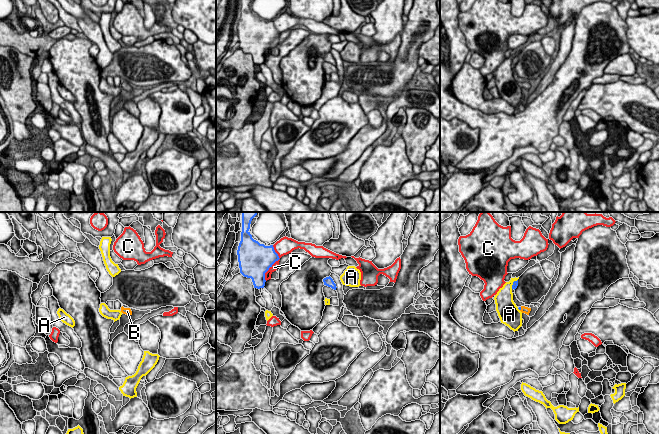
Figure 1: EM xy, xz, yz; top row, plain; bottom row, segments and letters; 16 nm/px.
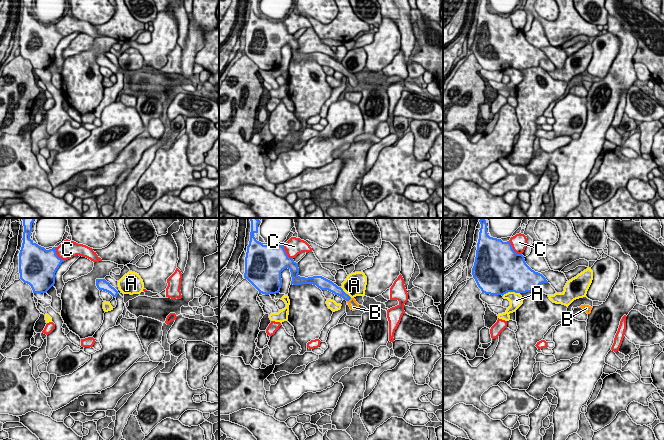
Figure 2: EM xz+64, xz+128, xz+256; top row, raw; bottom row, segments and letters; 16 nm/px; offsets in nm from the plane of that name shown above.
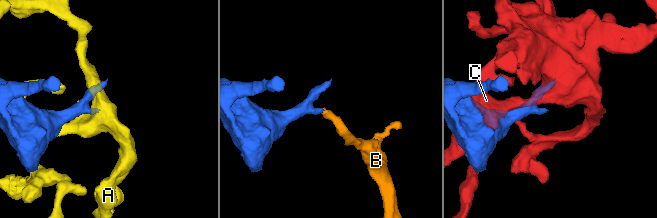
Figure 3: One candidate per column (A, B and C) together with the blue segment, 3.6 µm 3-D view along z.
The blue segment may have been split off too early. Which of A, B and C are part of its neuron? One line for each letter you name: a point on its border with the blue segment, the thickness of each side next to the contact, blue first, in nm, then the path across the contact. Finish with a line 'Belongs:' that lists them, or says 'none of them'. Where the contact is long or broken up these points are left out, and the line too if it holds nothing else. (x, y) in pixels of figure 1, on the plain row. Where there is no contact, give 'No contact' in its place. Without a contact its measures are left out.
B: Touches blue at yz (520, 85). Thickness 50 nm (blue) against 120 nm. Path across: yz (519, 84), (520, 85), (526, 86)
Belongs: B

